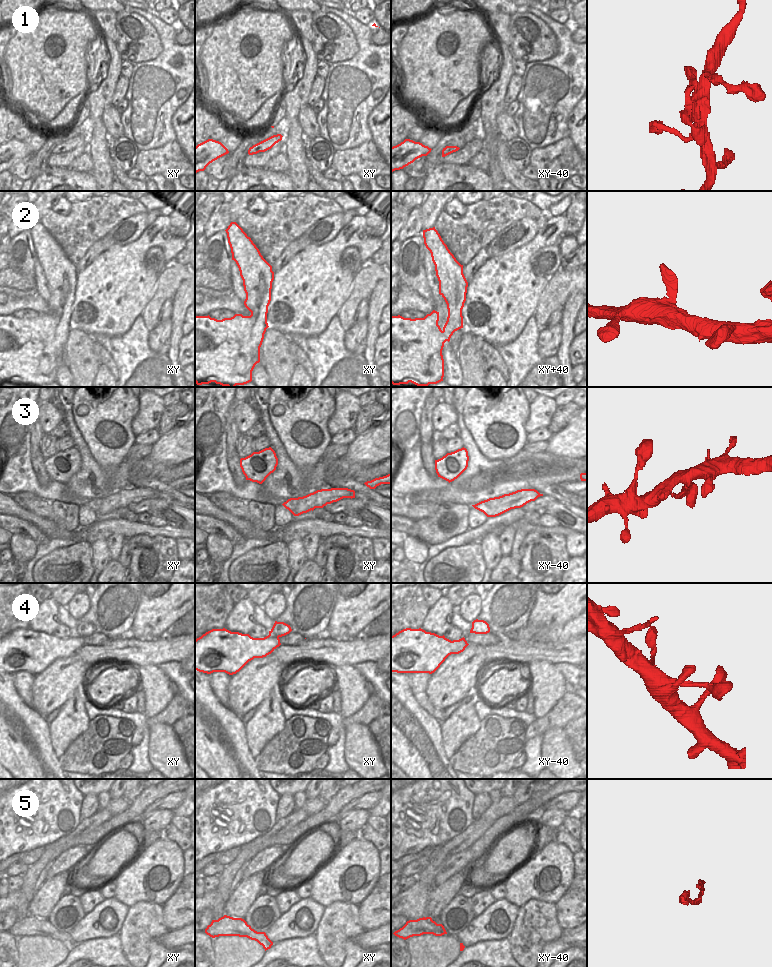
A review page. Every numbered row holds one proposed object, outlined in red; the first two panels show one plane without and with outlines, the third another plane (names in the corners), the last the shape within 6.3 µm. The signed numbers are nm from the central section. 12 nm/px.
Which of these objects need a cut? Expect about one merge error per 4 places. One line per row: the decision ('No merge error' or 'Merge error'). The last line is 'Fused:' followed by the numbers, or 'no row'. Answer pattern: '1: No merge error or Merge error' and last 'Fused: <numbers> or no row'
1: No merge error
2: No merge error
3: Merge error
4: No merge error
5: No merge error
Fused: 3.

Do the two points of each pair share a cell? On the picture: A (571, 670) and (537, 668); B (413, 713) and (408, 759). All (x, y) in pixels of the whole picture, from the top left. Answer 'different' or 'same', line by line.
A: different
B: same

